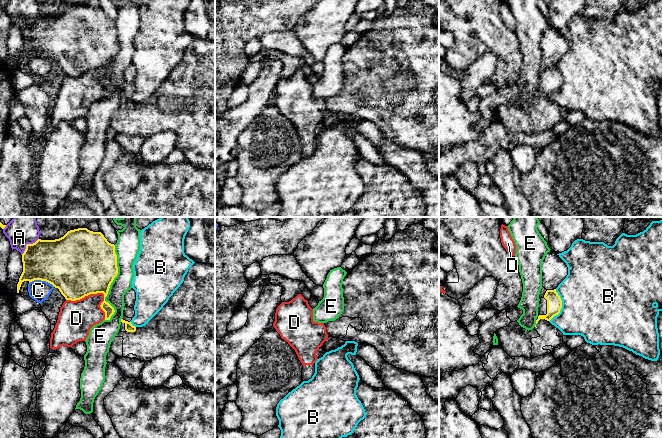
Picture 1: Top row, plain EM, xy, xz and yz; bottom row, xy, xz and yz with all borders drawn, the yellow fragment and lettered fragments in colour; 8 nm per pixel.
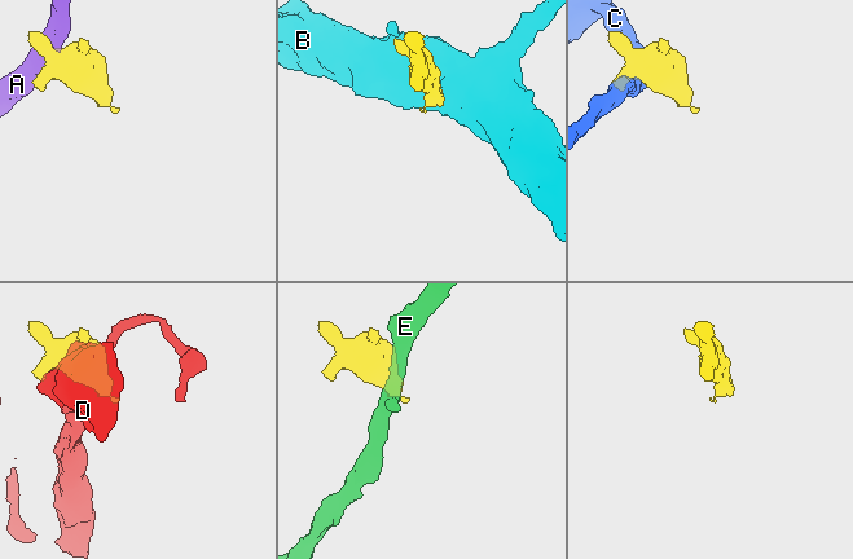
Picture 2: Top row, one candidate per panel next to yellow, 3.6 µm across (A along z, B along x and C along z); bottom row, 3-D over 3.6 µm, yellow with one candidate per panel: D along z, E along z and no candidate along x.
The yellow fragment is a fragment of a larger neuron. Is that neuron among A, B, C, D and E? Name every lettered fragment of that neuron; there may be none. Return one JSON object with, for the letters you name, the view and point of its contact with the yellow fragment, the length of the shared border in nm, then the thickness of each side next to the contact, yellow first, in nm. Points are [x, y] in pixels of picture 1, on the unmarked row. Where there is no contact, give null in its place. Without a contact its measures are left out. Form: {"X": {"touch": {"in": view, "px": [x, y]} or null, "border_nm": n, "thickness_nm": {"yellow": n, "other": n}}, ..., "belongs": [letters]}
{"belongs": []}

